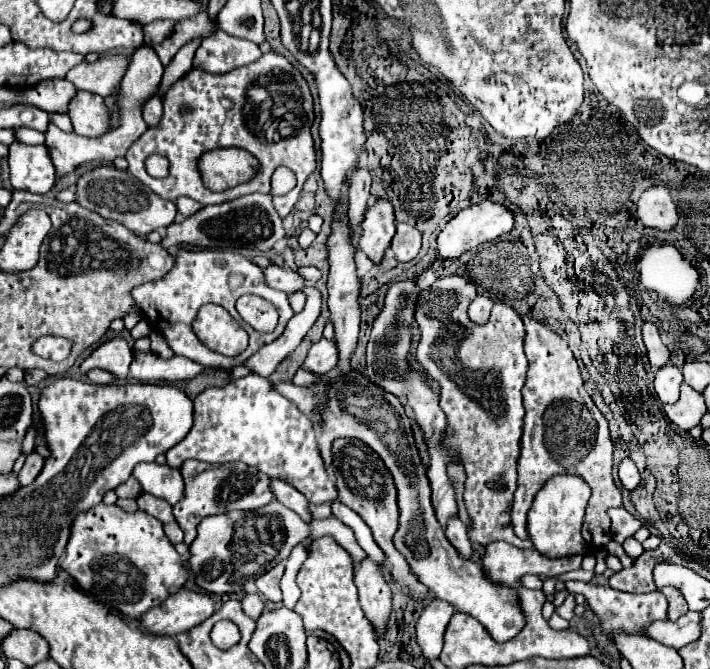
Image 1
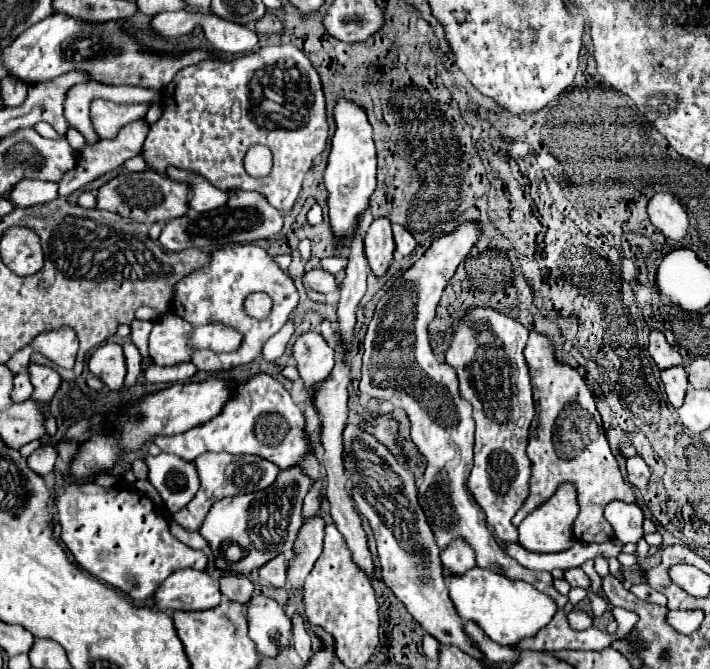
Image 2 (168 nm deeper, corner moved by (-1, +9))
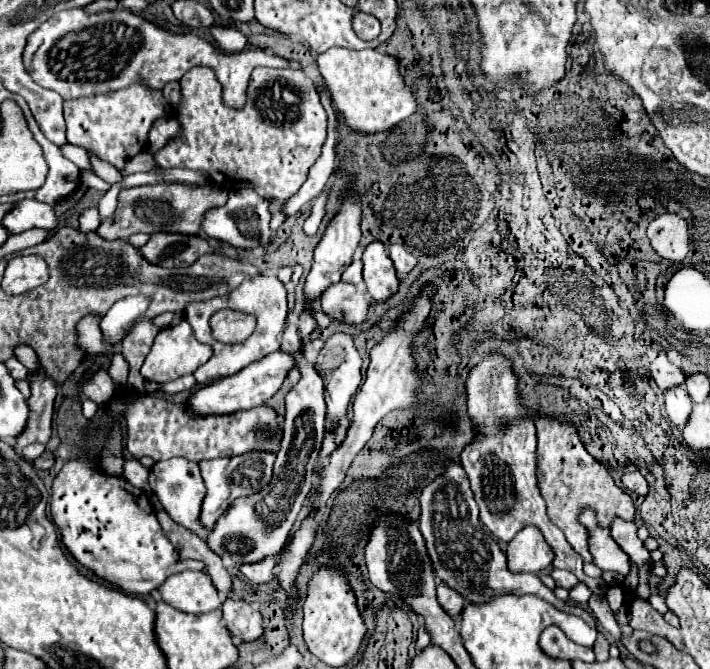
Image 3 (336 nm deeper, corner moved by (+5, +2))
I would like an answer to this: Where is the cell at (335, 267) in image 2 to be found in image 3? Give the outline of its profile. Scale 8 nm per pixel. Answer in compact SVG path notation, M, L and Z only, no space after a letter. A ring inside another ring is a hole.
M358 250L356 254L354 254L354 260L352 260L352 264L344 270L344 274L342 274L342 280L344 282L350 282L350 284L358 284L360 280L362 280L362 252Z

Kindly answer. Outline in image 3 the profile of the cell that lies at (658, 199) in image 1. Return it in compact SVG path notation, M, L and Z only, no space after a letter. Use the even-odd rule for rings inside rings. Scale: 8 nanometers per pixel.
M660 214L648 224L652 248L666 260L682 262L688 254L688 226L678 214Z

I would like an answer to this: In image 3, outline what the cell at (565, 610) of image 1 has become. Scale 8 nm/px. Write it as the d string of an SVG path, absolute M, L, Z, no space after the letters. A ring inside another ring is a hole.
M580 582L580 584L570 592L570 600L572 600L572 602L576 602L576 604L580 604L580 606L584 606L584 604L588 602L590 594L592 594L592 592L586 588L586 584L582 584L582 582Z

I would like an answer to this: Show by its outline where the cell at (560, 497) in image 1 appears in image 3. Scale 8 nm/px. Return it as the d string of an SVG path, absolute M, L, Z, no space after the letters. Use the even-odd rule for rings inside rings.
M536 526L522 528L508 544L508 568L512 572L540 572L554 560L554 552Z

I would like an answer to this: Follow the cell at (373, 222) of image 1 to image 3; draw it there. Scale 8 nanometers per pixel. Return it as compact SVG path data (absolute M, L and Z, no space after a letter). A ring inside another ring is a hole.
M378 240L370 242L364 248L362 262L364 262L364 280L368 286L368 294L376 302L388 300L398 290L398 278L386 246Z

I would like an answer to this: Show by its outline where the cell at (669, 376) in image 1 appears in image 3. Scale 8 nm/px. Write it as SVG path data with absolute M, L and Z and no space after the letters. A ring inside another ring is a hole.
M674 386L668 388L664 392L664 400L666 400L666 414L668 418L676 424L676 426L684 426L684 422L688 420L688 414L692 412L692 398L688 396L684 386Z

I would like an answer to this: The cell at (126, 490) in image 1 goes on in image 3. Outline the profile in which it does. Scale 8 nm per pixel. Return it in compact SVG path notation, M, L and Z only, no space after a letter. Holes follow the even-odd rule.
M130 458L124 462L124 470L122 470L122 476L136 488L140 490L148 490L148 468L144 468L140 464L140 460L136 458Z

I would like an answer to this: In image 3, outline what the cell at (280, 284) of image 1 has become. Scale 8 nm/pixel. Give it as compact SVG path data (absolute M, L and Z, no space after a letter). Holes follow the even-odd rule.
M340 280L336 284L330 284L328 290L320 294L320 306L330 318L354 324L366 318L368 298L362 292L358 292L356 286Z

